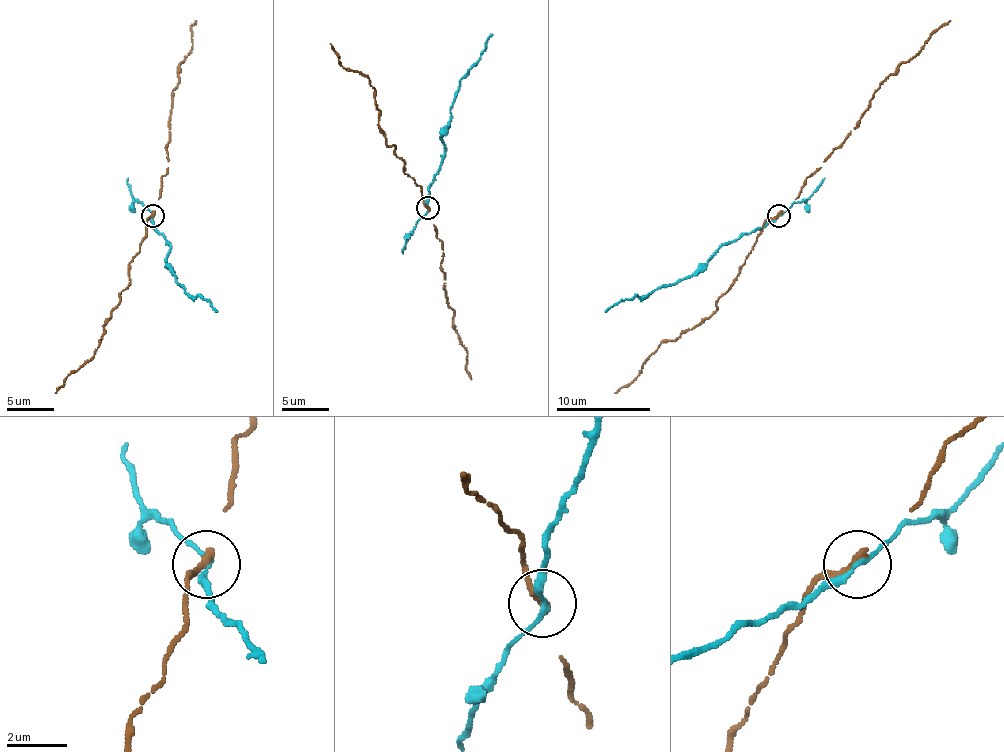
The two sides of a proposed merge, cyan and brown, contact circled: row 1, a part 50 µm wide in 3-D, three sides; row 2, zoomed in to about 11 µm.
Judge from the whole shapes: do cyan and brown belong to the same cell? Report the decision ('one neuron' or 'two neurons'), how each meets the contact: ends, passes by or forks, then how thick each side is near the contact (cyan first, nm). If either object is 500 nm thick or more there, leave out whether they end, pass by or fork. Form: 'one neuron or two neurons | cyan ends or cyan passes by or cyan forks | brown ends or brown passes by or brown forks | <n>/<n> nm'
two neurons | cyan passes by | brown ends | 180/260 nm

